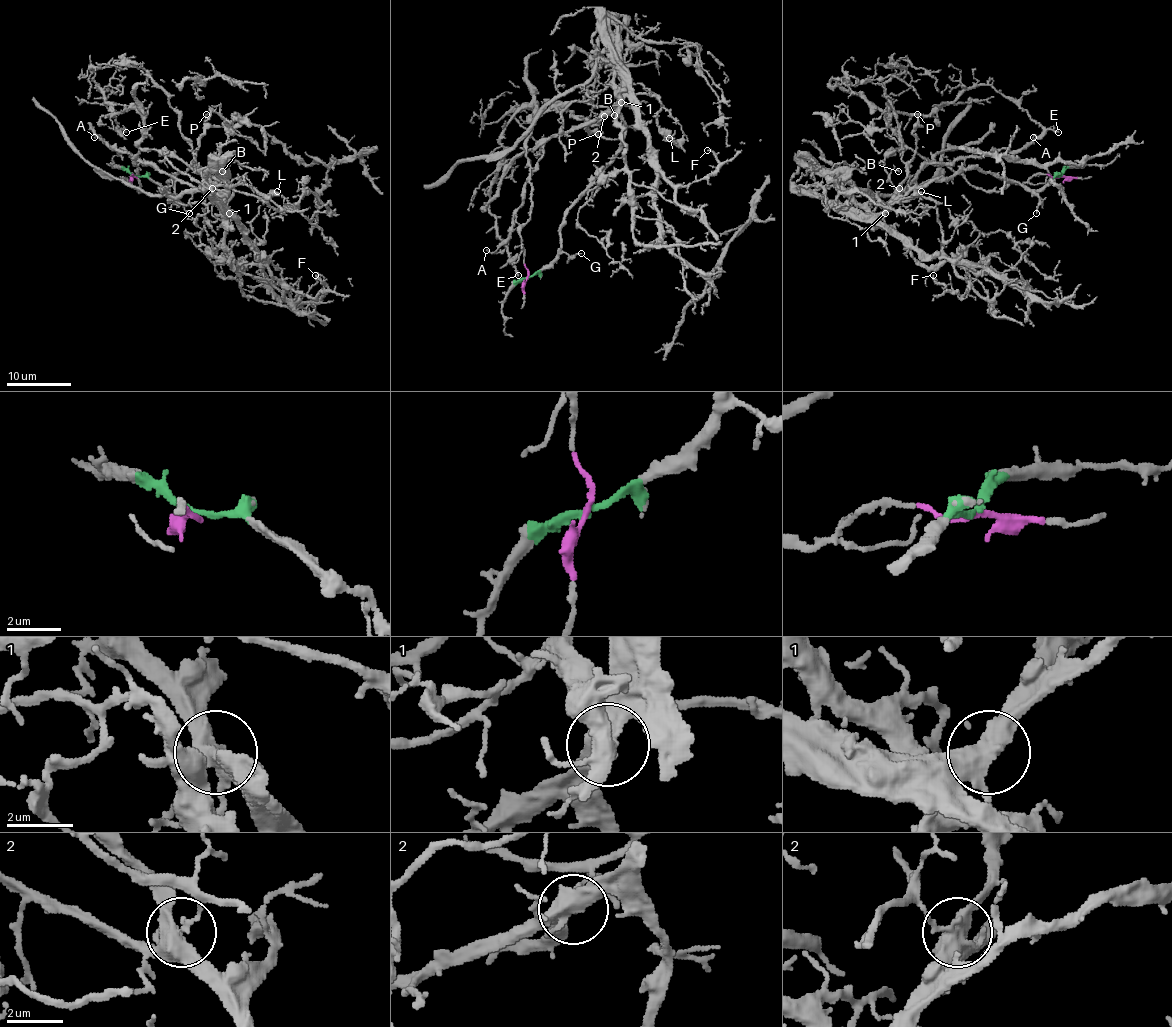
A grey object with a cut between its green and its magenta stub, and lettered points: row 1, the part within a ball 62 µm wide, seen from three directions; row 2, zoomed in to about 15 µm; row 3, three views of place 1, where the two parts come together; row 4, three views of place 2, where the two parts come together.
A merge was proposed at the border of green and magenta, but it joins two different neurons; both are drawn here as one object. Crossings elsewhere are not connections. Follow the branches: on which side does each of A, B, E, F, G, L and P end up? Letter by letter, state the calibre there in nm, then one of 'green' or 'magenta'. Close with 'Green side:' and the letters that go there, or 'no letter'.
A: 100 nm thick; green
B: 120 nm thick; magenta
E: 160 nm thick; magenta
F: 200 nm thick; green
G: 130 nm thick; green
L: 460 nm thick; magenta
P: 160 nm thick; green
Green side: A, F, G, P

